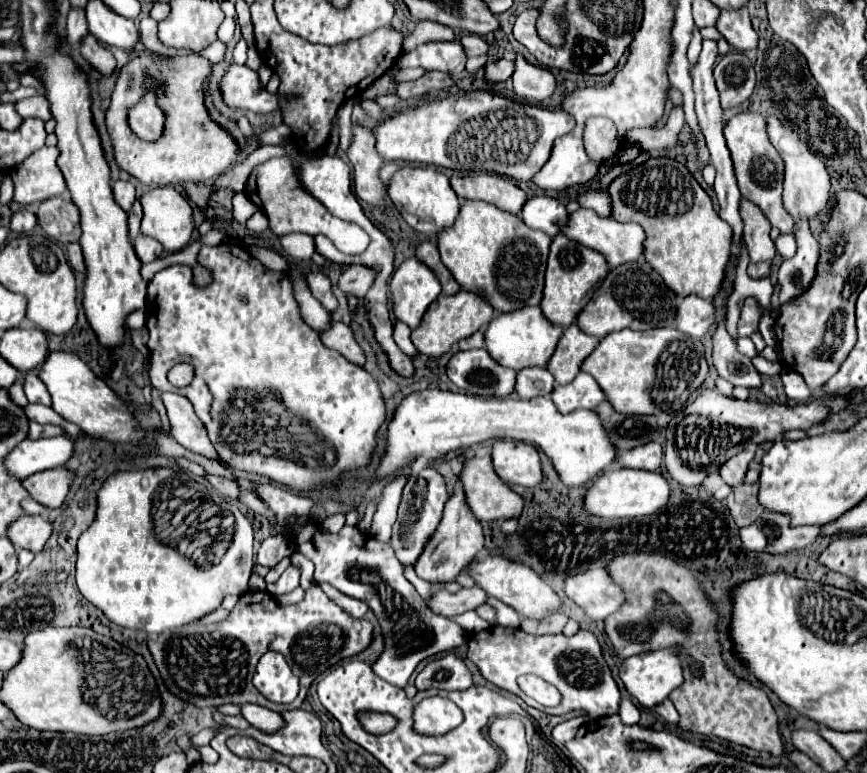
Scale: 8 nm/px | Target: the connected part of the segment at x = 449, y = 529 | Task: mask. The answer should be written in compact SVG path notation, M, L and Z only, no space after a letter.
M458 482L454 488L454 494L448 498L442 522L438 526L438 532L434 532L434 538L430 538L426 550L422 552L422 558L418 558L418 566L414 566L416 574L424 580L428 580L434 586L444 586L448 582L454 582L460 572L464 572L484 550L484 532L482 524L472 514L466 494L462 490L462 484Z

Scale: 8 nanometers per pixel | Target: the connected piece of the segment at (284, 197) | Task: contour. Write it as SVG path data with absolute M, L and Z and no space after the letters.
M288 156L270 158L268 162L258 164L252 174L256 178L256 194L260 198L260 208L266 212L270 220L270 230L276 236L284 236L290 232L304 232L310 236L324 234L334 242L338 250L346 254L362 254L362 250L366 250L370 242L368 234L360 226L330 214L326 206L322 206L306 188L302 188L302 182L298 182L298 168Z

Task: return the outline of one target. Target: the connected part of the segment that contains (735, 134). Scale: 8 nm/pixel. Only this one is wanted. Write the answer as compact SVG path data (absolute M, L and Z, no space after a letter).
M752 112L736 114L726 124L724 138L726 138L728 150L730 150L730 156L732 156L734 176L736 176L738 190L740 190L742 198L754 202L764 212L768 222L774 228L780 230L780 234L792 234L794 220L790 218L790 214L786 214L786 210L782 210L782 174L784 174L784 166L782 166L782 158L780 158L778 150L770 144L770 138L766 134L766 118L760 116L760 114L752 114Z

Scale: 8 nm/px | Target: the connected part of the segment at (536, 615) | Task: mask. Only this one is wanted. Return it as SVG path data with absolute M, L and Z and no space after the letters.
M486 556L484 560L478 560L470 566L470 576L476 580L476 584L486 590L488 596L508 604L510 608L514 608L520 618L526 618L526 620L546 620L550 618L552 614L556 612L562 612L562 600L560 596L544 582L538 578L538 574L530 568L526 568L524 564L518 564L518 562L512 562L504 556Z

